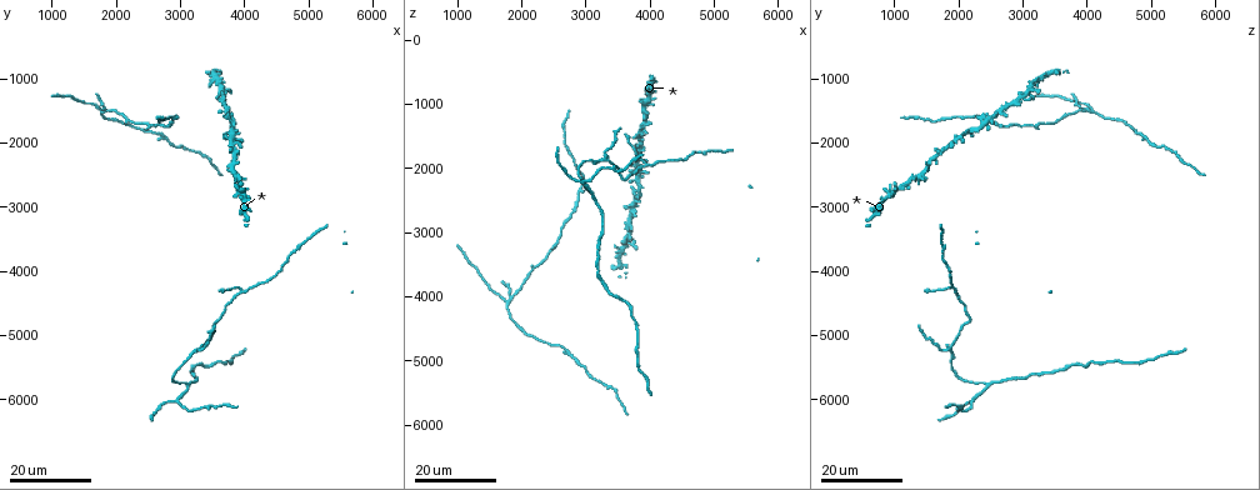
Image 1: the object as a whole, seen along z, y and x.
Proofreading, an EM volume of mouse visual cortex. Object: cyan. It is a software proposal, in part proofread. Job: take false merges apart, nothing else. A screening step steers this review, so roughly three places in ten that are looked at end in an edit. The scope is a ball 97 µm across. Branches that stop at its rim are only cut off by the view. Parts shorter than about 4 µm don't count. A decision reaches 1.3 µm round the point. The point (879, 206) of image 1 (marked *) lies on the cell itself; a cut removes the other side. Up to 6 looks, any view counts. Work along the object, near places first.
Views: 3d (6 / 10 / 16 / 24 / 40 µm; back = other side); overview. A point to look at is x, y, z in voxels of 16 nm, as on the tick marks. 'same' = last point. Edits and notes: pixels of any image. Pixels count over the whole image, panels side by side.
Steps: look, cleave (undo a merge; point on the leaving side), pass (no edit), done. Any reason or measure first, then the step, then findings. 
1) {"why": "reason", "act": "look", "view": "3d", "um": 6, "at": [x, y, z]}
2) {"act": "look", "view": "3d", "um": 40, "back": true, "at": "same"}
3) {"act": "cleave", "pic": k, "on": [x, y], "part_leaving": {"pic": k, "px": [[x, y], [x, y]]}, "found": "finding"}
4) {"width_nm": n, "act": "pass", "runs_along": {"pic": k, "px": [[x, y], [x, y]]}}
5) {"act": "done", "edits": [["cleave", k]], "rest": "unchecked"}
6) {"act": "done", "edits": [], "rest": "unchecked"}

{"why": "four arms meet", "act": "look", "view": "3d", "um": 16, "at": [3700, 1500, 2600]}

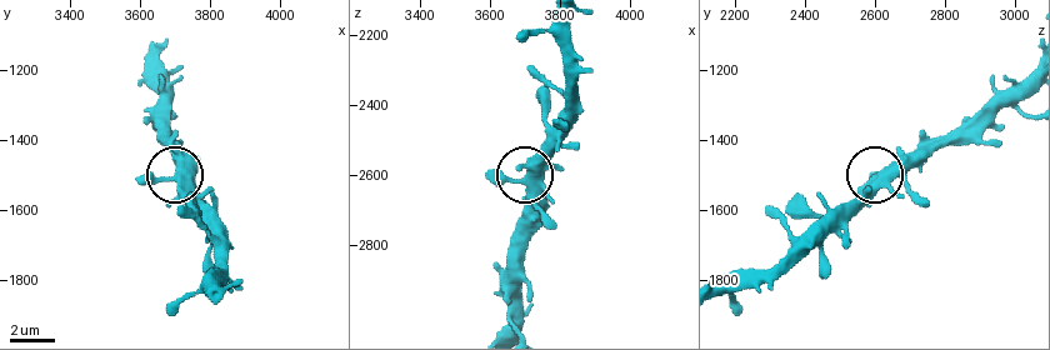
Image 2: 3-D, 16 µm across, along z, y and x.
{"act": "look", "view": "3d", "um": 10, "at": [3690, 1510, 2620]}

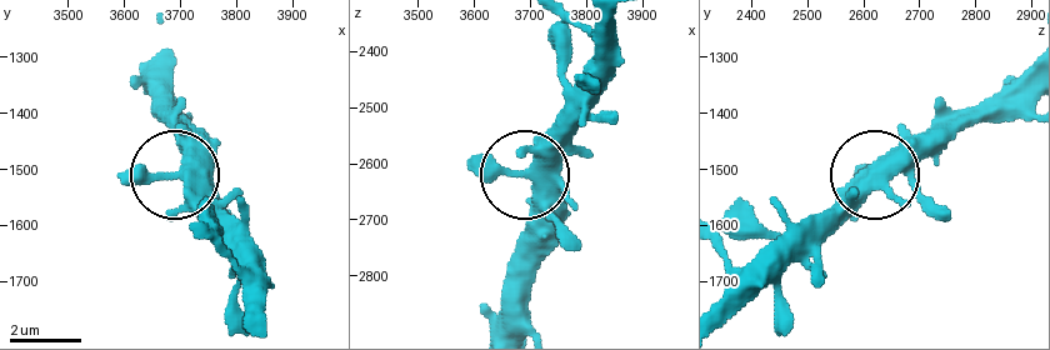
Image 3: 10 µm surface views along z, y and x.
{"act": "look", "view": "3d", "um": 10, "back": true, "at": [3700, 1515, 2615]}

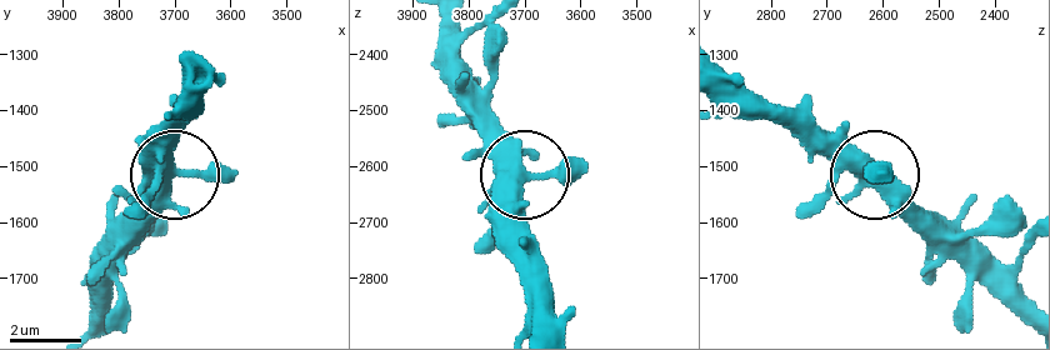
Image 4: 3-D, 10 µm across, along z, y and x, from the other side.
{"act": "pass", "runs_along": {"pic": 4, "px": [[460, 26], [463, 106], [523, 188], [519, 214], [499, 238]]}, "found": "all the same cell"}

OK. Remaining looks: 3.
{"why": "a fork", "act": "look", "view": "3d", "um": 24, "at": [1850, 1500, 4000]}

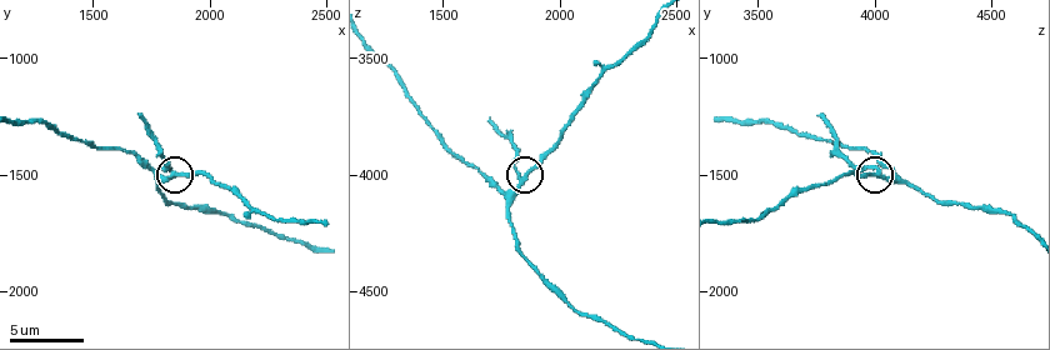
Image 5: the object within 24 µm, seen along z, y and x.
{"why": "closer look", "act": "look", "view": "3d", "um": 6, "at": [1830, 1480, 4020]}

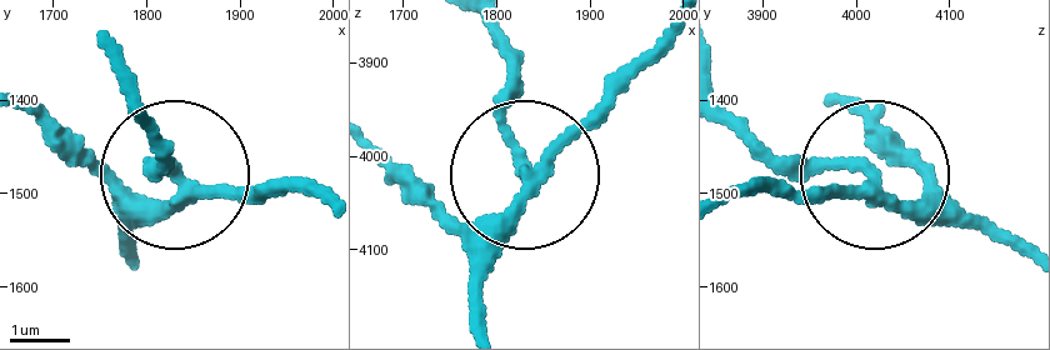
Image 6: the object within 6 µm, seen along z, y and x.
{"act": "cleave", "pic": 6, "on": [173, 158], "part_leaving": {"pic": 6, "px": [[176, 176], [131, 101]]}, "found": "two cells meet here"}

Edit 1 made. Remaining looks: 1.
{"act": "done", "edits": [["cleave", 6]], "rest": "unchecked"}

